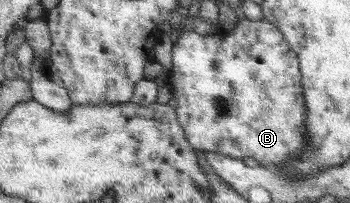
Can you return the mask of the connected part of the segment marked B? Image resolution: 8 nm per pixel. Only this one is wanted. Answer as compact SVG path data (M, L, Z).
M244 19L238 22L238 26L228 35L219 37L215 32L208 36L198 35L195 32L181 33L178 42L173 44L172 48L172 68L169 69L166 85L172 89L172 95L178 101L176 105L179 115L179 123L185 131L187 139L194 148L203 151L210 151L217 154L226 155L234 159L243 160L244 157L256 159L261 166L281 167L281 163L293 161L303 147L307 147L307 135L305 134L305 117L307 117L307 108L305 97L302 95L301 71L299 68L299 59L297 53L290 49L289 43L283 39L282 33L270 24L268 20L250 20Z

